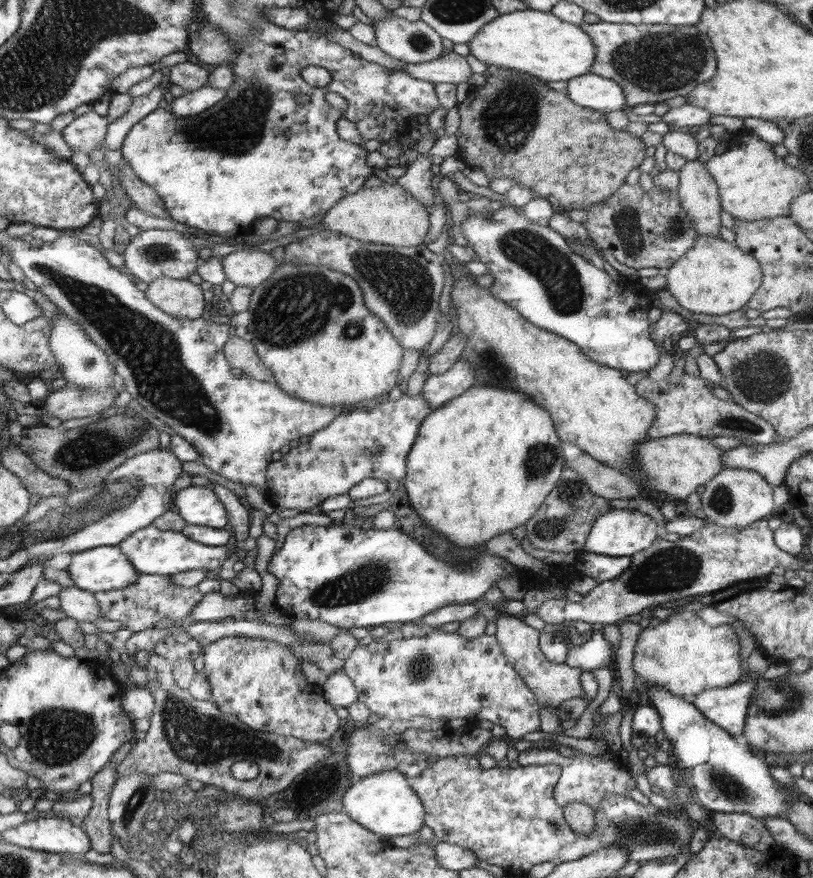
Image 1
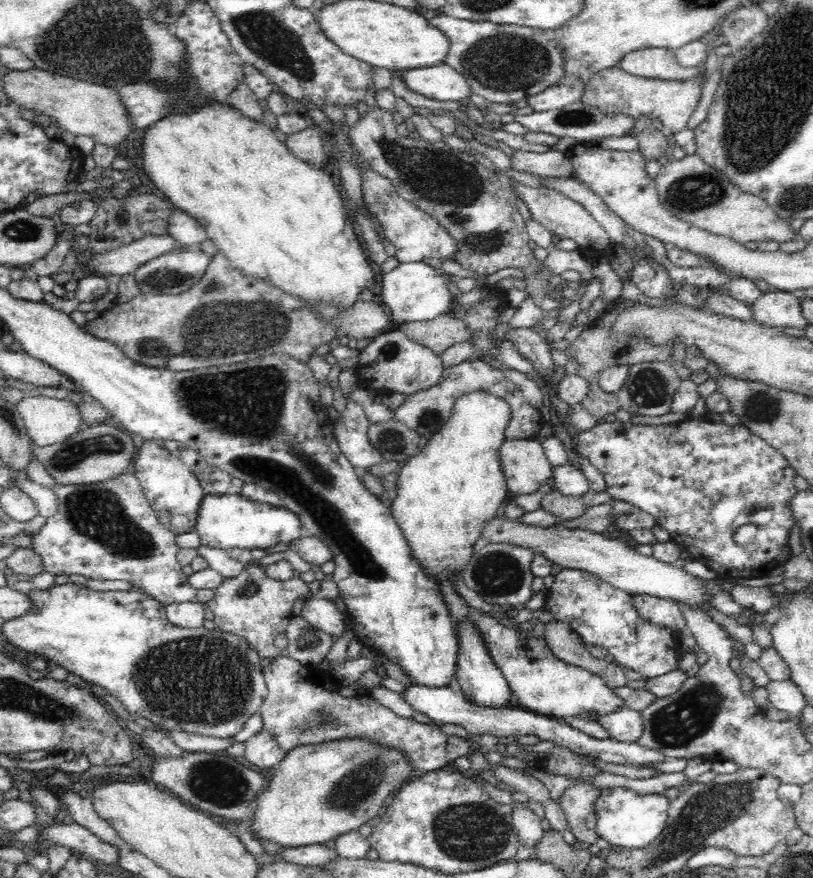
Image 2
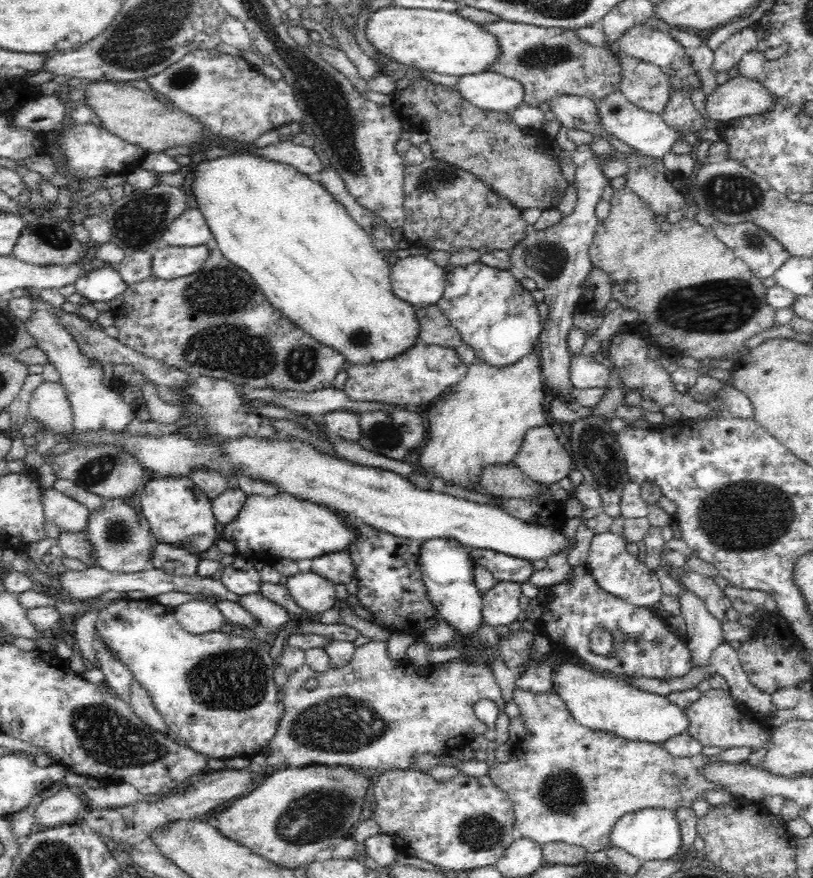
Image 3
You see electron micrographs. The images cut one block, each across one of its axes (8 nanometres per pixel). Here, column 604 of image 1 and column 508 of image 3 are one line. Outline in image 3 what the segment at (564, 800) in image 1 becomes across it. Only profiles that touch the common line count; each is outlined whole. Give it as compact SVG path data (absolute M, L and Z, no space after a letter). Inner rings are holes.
M551 687L549 690L541 693L534 693L532 691L515 688L512 701L518 706L521 712L521 718L524 719L526 734L518 742L514 743L511 757L507 762L497 763L495 761L492 764L488 763L487 774L488 778L490 778L501 791L505 792L509 802L512 803L513 814L516 815L514 834L518 839L529 838L542 847L548 843L562 842L581 846L582 848L585 848L588 853L598 852L607 847L607 843L610 842L610 833L615 827L616 822L628 813L636 812L643 808L661 808L671 811L679 810L679 808L690 808L690 802L702 798L702 792L707 790L724 790L724 785L722 785L722 783L718 783L718 781L714 781L714 779L708 779L708 777L704 775L704 770L706 770L708 764L720 764L720 762L724 762L722 756L713 755L711 757L705 757L700 753L699 755L692 757L678 757L668 752L664 747L664 744L626 740L608 731L594 731L591 728L586 728L571 715L571 712L568 712L566 700L563 700L558 688L555 687Z

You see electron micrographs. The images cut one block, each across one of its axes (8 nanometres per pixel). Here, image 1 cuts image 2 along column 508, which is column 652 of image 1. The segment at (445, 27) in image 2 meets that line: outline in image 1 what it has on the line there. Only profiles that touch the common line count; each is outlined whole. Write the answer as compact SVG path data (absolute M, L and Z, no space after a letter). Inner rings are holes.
M581 23L580 29L594 41L596 60L590 73L606 77L621 85L626 104L664 102L674 96L686 96L697 84L706 82L715 75L718 60L714 46L705 34L693 26L671 26L652 24L598 24Z

